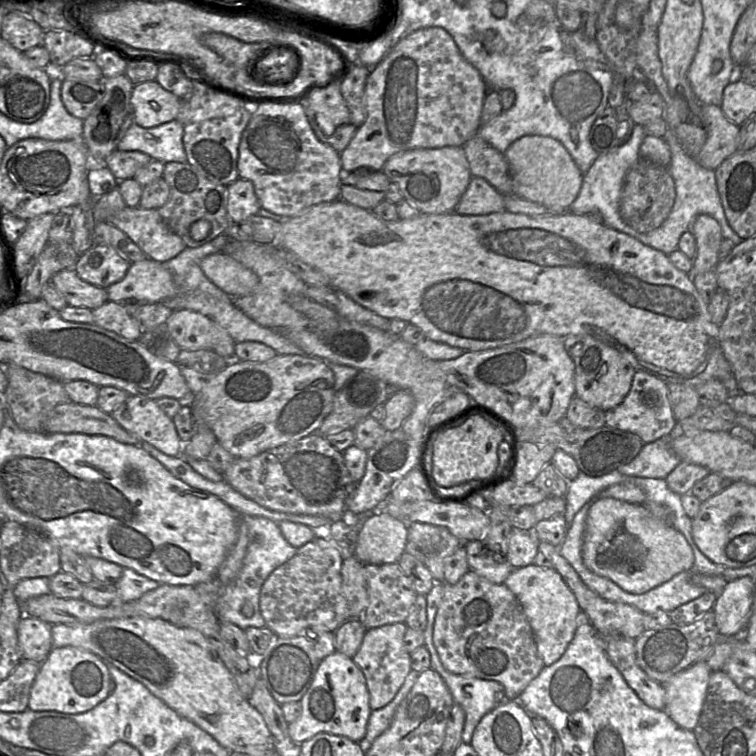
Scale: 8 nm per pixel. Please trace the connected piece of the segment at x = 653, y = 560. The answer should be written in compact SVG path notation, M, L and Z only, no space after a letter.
M610 497L598 499L588 510L582 559L591 572L610 579L631 594L644 594L675 575L689 570L694 563L692 549L680 531L655 517L642 504L627 503Z

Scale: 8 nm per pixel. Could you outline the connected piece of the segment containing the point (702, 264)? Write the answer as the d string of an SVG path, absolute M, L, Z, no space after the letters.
M700 214L693 220L691 233L696 241L696 255L689 273L693 277L715 268L723 235L719 223L706 214Z

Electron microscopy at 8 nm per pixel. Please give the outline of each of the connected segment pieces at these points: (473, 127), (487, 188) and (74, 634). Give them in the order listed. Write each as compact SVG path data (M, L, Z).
M441 27L422 28L402 38L367 77L364 96L366 118L340 153L342 173L357 168L379 171L393 155L411 149L463 146L478 134L487 85L479 71L461 54L452 36Z
M472 176L454 211L461 215L487 215L504 210L504 195L484 178Z
M134 616L89 624L54 624L51 636L53 647L78 647L112 663L230 752L250 754L273 748L272 735L262 715L241 693L213 645L200 631L178 627L161 618Z

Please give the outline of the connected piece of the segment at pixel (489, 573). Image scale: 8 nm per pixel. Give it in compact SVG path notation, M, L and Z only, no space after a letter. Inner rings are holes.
M481 540L463 542L470 571L495 584L503 584L515 569L501 555L491 552Z

